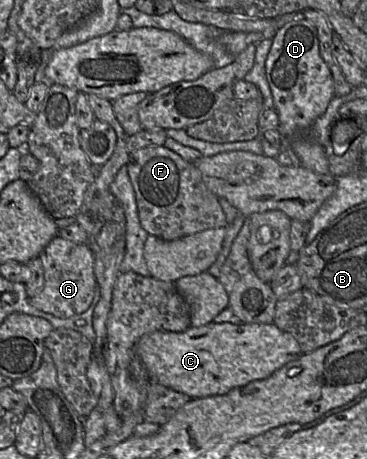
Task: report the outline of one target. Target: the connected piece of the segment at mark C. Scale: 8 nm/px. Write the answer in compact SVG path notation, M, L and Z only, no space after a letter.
M215 323L189 327L183 332L154 331L144 334L135 351L149 377L191 399L223 395L231 389L269 377L302 354L297 340L273 323Z

